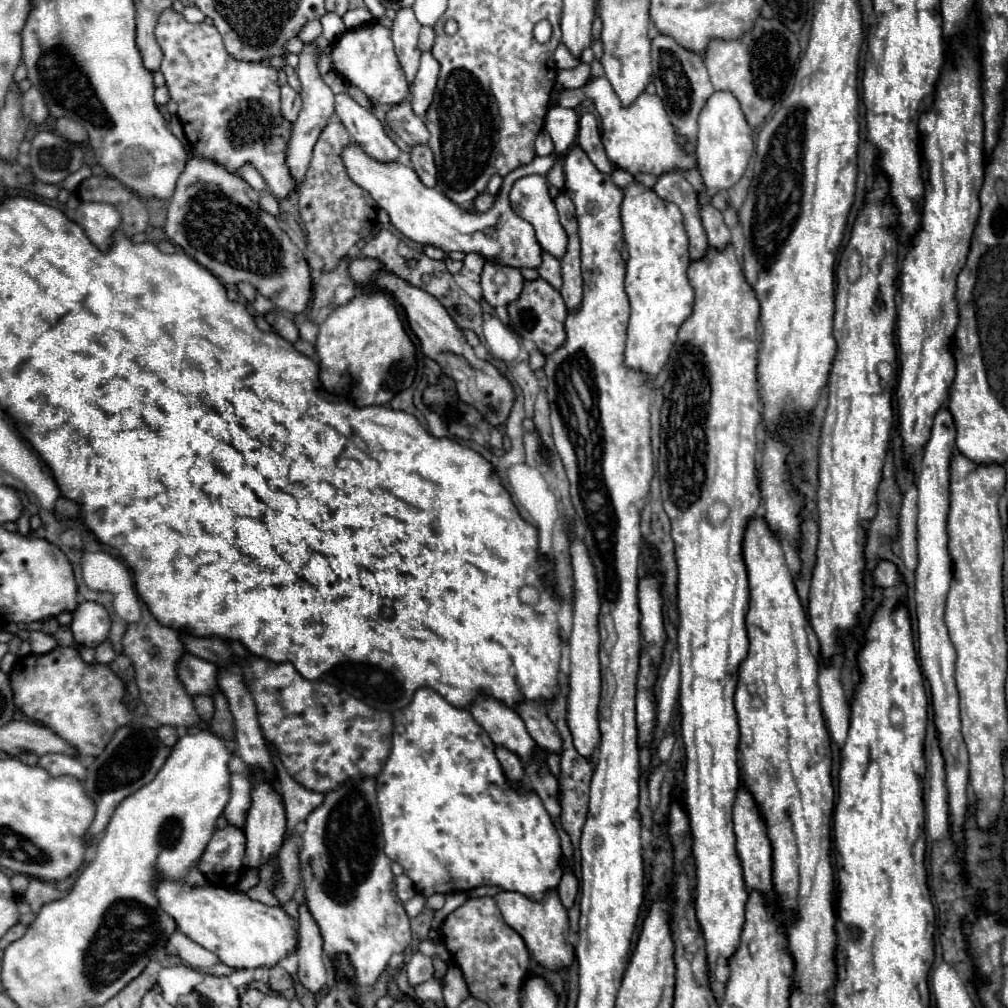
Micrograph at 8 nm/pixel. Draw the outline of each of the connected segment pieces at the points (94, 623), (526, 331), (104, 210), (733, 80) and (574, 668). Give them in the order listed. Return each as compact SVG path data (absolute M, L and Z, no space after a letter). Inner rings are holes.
M85 601L73 611L71 633L77 645L83 645L83 647L101 645L109 633L109 627L111 627L109 613L105 611L105 607L97 603Z
M543 279L525 281L519 299L509 303L507 311L509 311L509 327L519 337L531 339L537 345L537 349L543 351L545 355L553 353L559 345L563 345L563 341L565 341L563 321L567 315L567 307L565 307L561 293L555 287L551 287L547 281L543 281Z
M83 201L75 209L73 217L89 235L89 239L105 251L111 243L111 233L121 225L119 211L109 203L95 203L95 201Z
M757 17L753 29L743 33L739 39L713 39L703 53L703 61L713 87L717 91L731 91L739 99L751 127L761 125L773 105L787 91L797 57L799 43L795 33L781 25L779 19L765 17Z
M571 541L571 563L575 573L575 605L573 605L573 633L571 633L571 673L569 673L569 703L567 703L567 723L573 733L575 749L591 759L595 747L599 743L599 725L597 725L597 705L601 691L599 677L599 595L597 595L597 579L587 549L581 541Z

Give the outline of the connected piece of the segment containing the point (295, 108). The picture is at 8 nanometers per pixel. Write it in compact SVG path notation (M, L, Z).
M283 85L281 87L281 113L283 113L283 117L289 119L291 123L295 123L299 111L301 111L301 95L293 87Z

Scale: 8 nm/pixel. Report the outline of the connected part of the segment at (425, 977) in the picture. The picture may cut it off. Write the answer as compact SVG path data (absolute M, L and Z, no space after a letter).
M413 953L413 957L405 963L405 971L409 977L409 985L415 987L419 983L425 983L433 977L433 959L423 953Z

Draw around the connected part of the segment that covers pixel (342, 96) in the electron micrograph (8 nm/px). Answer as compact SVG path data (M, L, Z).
M337 93L335 113L353 141L363 145L371 157L379 161L395 161L399 157L399 147L387 137L381 121L369 109L361 107L353 97L347 93Z

